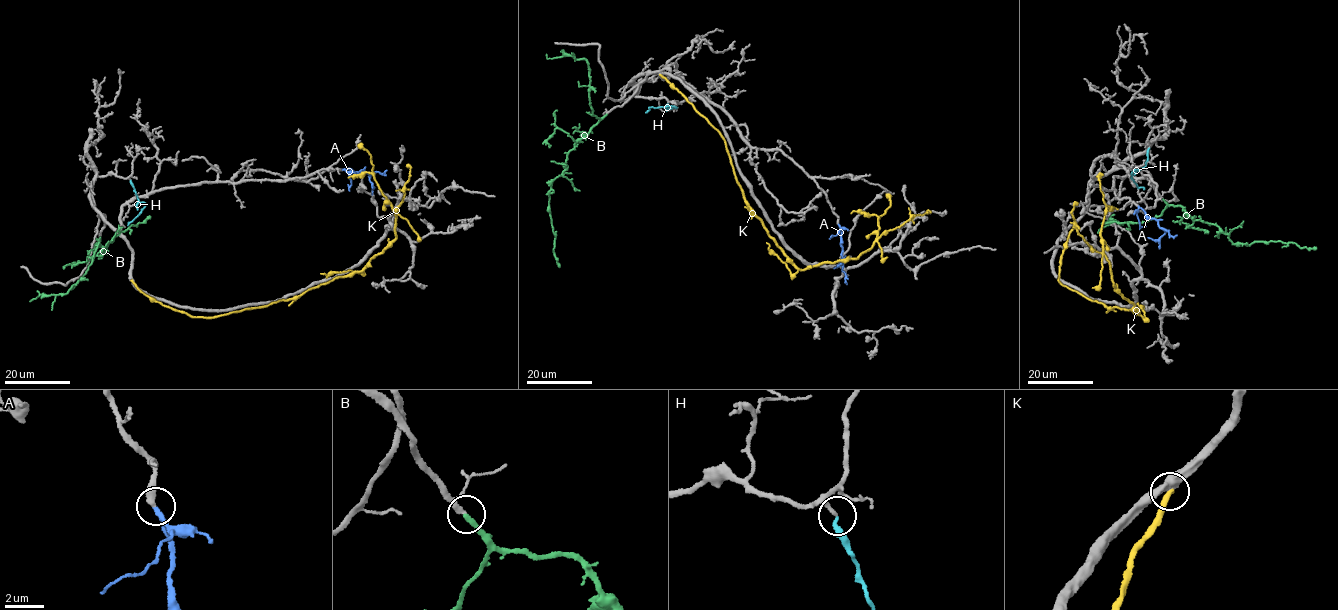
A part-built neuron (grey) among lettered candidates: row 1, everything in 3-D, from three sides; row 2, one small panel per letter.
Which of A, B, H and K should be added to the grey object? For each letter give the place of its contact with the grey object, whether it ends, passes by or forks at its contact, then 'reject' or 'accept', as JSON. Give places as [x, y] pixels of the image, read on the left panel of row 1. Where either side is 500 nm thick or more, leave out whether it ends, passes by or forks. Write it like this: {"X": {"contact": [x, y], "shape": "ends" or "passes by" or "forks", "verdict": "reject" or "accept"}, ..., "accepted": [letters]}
{"A": {"contact": [342, 169], "shape": "passes by", "verdict": "accept"}, "B": {"contact": [100, 237], "shape": "ends", "verdict": "accept"}, "H": {"contact": [131, 180], "shape": "ends", "verdict": "accept"}, "K": {"contact": [131, 280], "verdict": "reject"}, "accepted": ["A", "B", "H"]}

